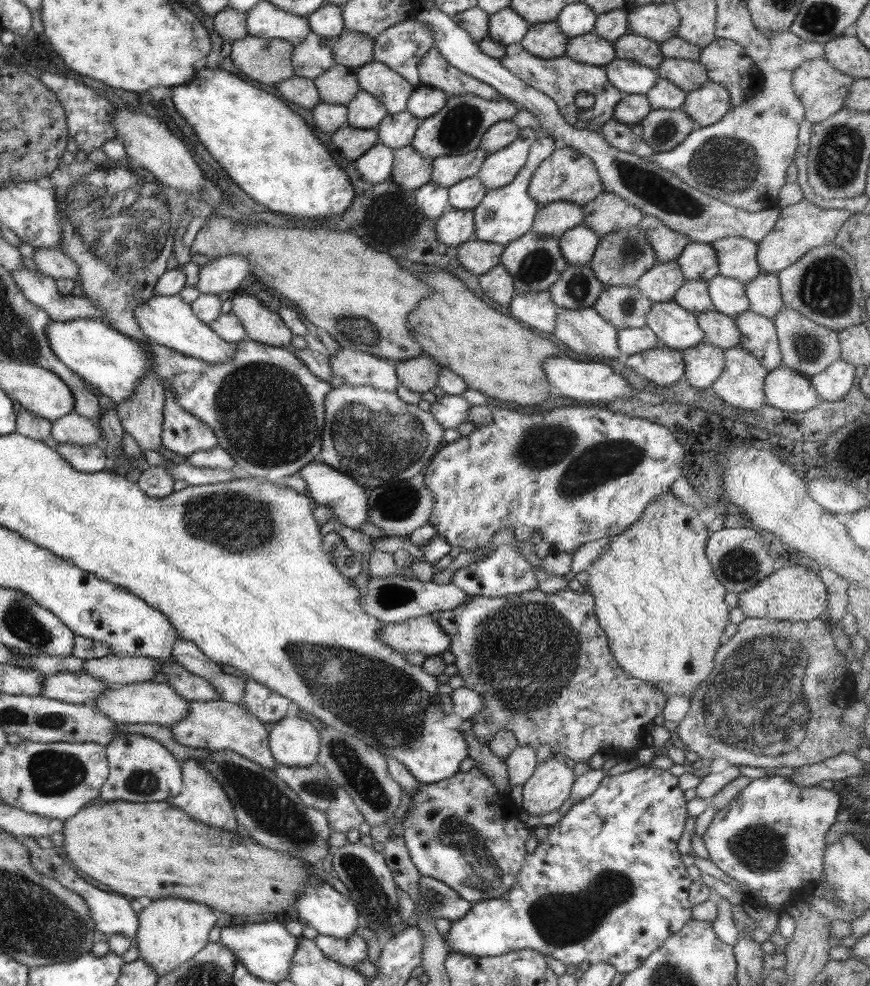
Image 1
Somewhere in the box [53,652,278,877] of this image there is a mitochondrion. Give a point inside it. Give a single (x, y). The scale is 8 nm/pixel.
(141, 782)

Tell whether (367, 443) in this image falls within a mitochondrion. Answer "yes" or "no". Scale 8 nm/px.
yes

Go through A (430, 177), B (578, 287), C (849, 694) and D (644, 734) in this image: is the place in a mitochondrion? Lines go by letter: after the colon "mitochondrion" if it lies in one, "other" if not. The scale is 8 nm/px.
A: other
B: mitochondrion
C: other
D: other

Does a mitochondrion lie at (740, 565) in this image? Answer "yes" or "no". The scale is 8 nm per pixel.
yes

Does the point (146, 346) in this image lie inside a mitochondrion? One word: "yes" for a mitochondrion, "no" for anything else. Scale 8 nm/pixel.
no

